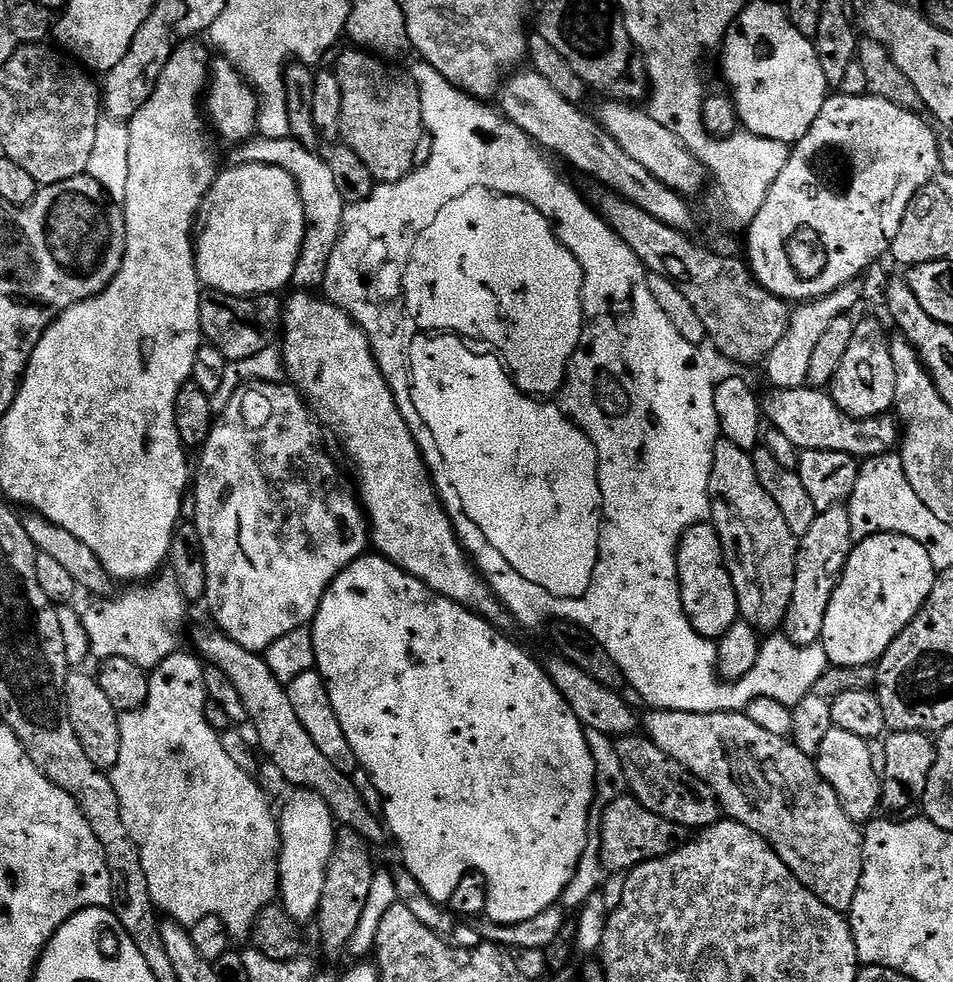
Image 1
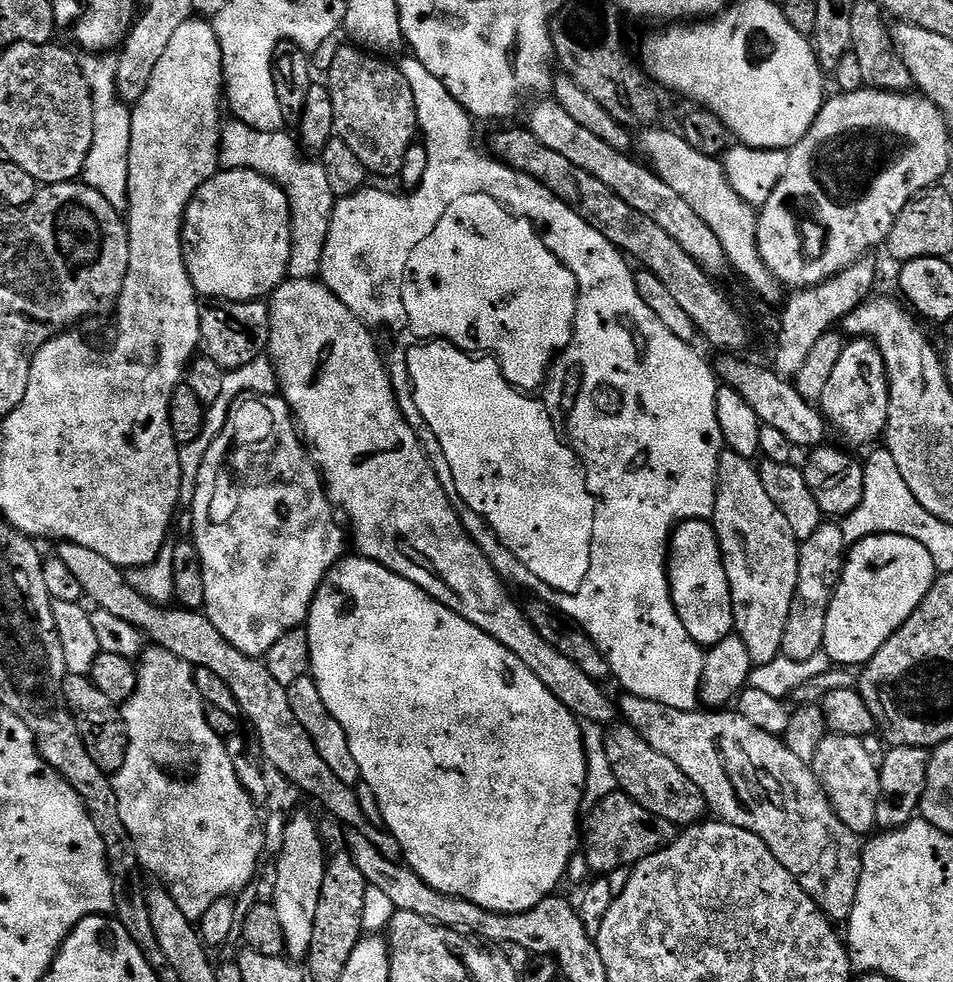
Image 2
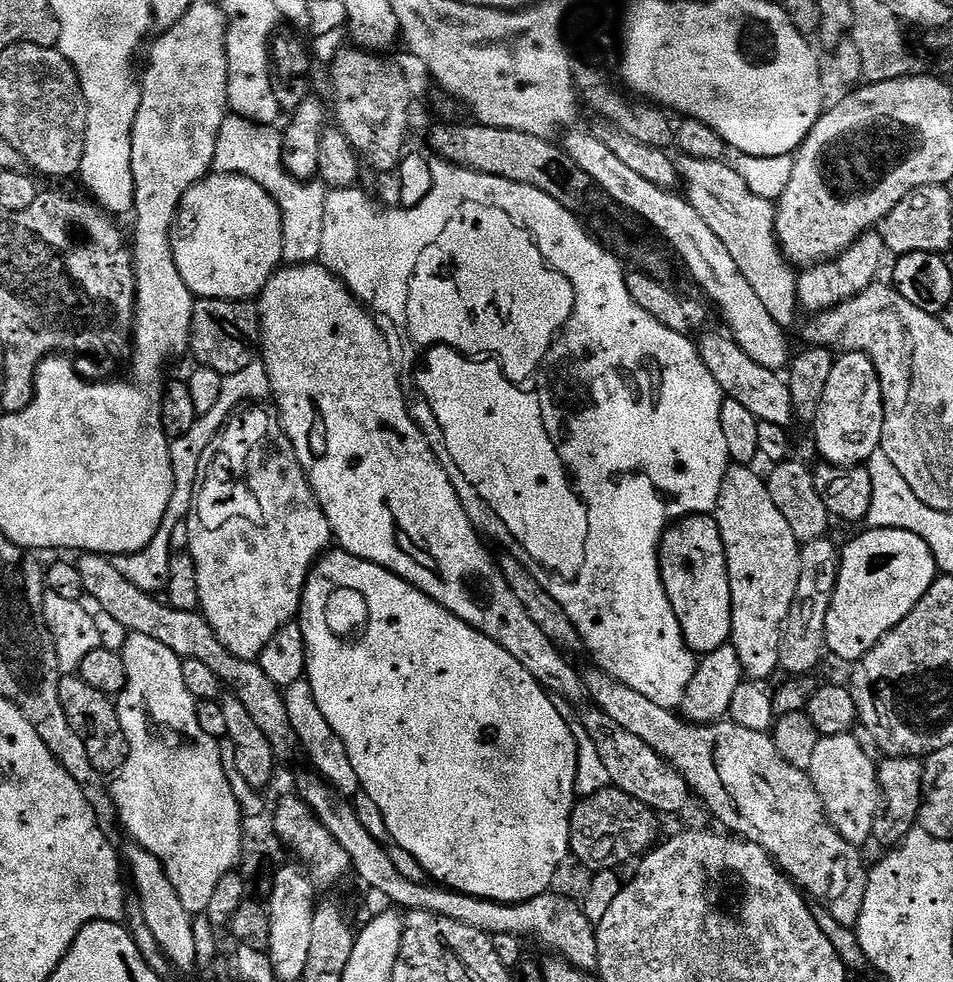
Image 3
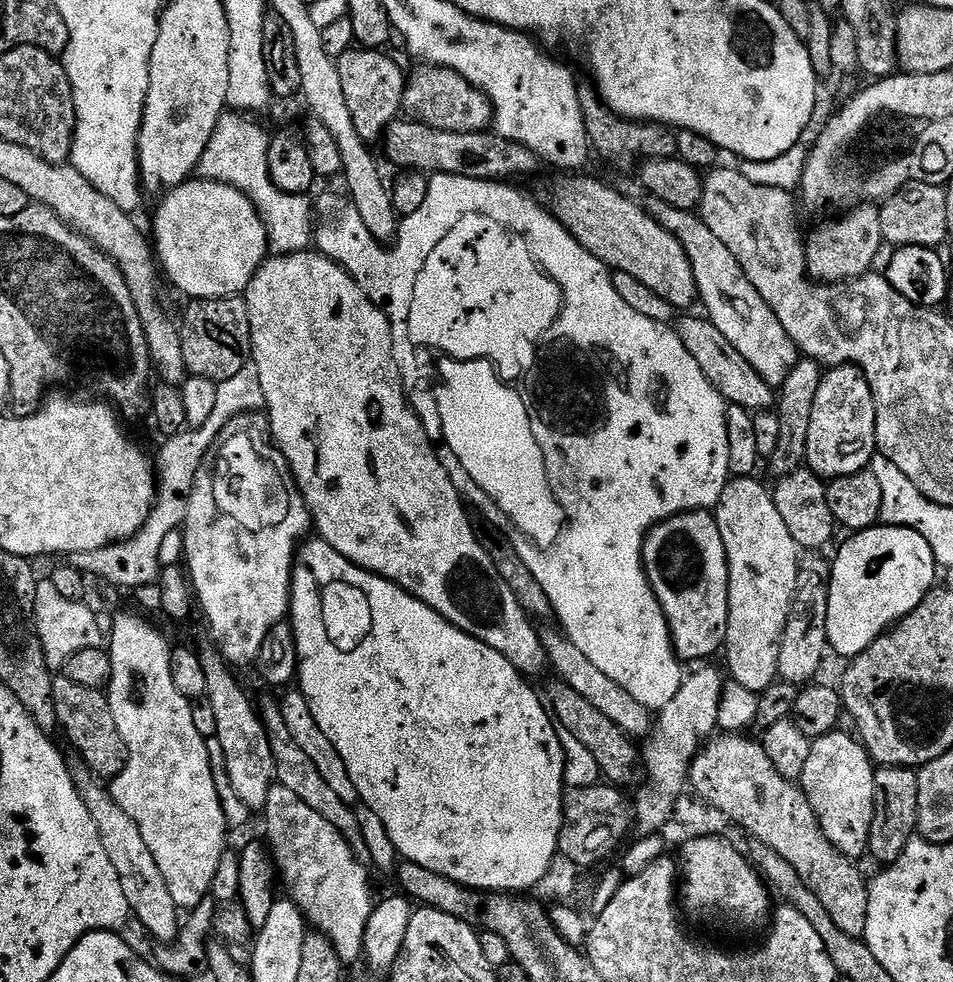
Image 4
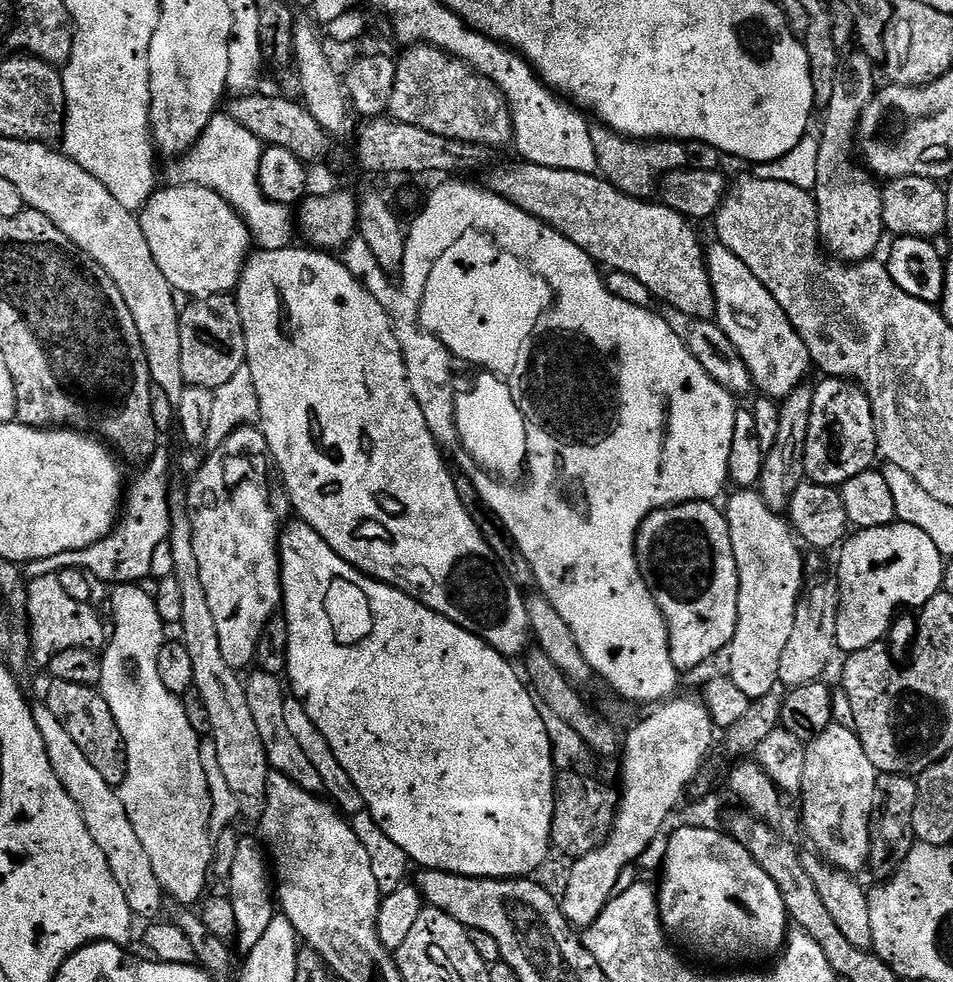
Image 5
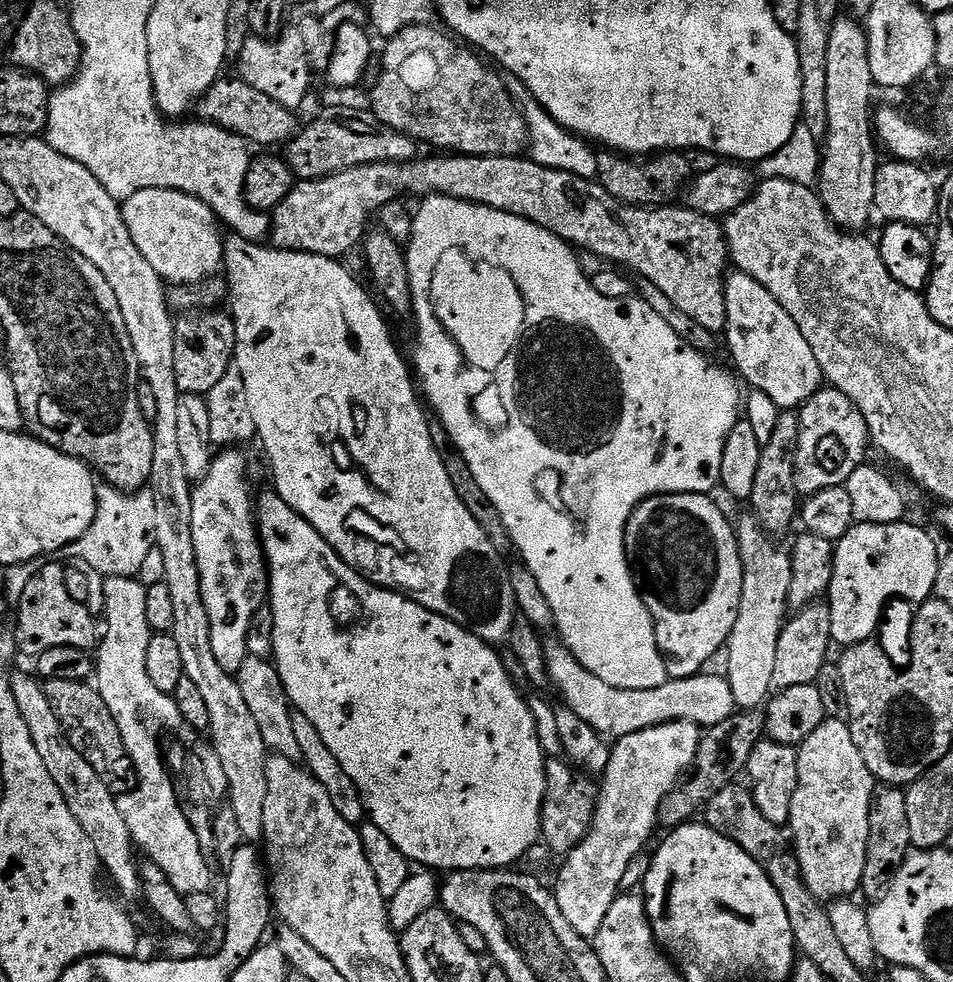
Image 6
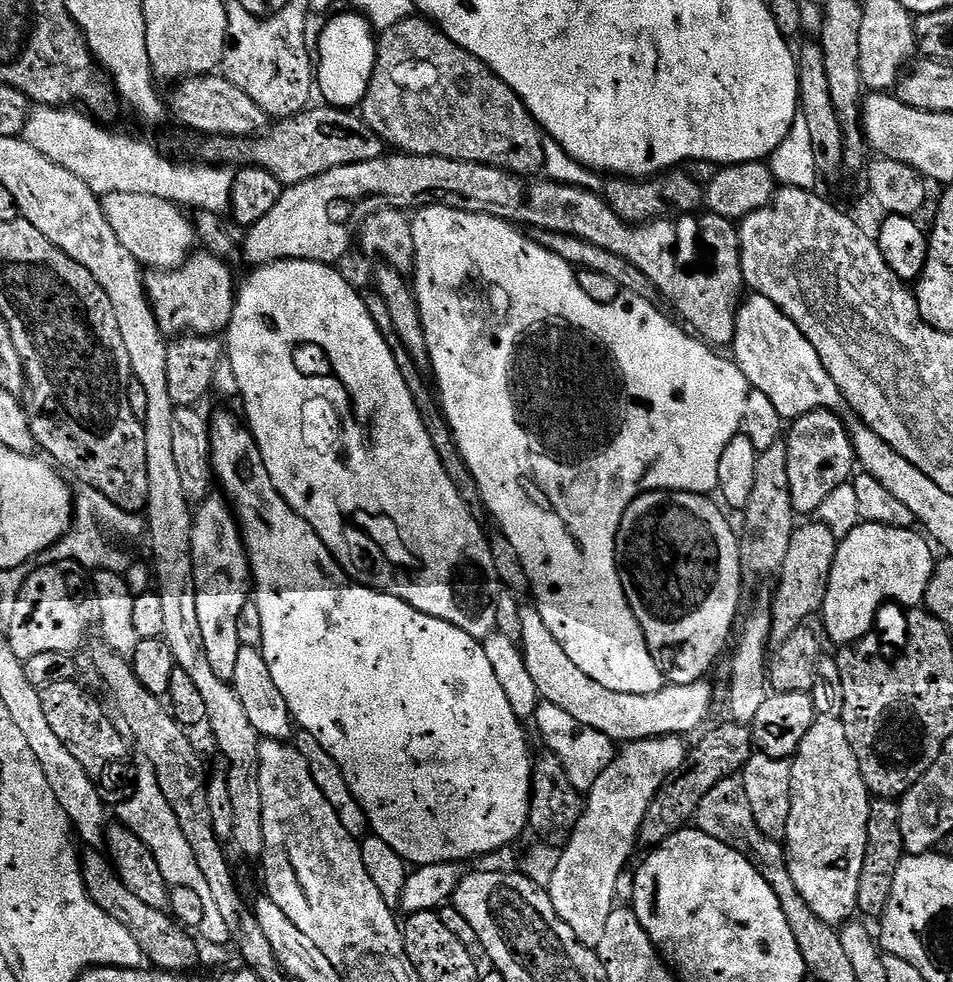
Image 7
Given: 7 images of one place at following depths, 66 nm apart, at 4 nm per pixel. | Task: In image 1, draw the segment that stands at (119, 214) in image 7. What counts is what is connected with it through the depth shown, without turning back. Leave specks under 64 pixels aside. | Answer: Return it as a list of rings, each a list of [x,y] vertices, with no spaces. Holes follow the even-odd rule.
[[[236,164],[217,175],[200,207],[194,229],[196,273],[205,289],[264,298],[292,283],[308,219],[298,186],[286,170]]]

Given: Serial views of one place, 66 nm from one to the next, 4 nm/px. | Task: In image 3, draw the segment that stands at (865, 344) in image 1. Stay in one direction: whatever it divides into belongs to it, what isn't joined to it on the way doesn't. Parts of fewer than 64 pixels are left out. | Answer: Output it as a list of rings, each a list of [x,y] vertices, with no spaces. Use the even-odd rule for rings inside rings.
[[[845,352],[835,357],[830,378],[826,381],[825,390],[814,411],[814,417],[816,417],[816,425],[812,428],[812,436],[816,439],[816,452],[823,463],[834,464],[839,469],[867,465],[868,459],[880,446],[884,399],[878,370],[874,370],[874,362],[865,352]]]

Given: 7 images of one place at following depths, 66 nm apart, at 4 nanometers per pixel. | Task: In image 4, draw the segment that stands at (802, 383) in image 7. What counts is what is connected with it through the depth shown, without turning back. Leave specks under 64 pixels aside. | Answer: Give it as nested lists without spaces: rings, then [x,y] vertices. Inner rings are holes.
[[[649,199],[646,204],[648,215],[655,218],[658,223],[670,234],[682,242],[686,254],[690,258],[690,266],[694,270],[694,282],[698,293],[699,303],[704,303],[703,311],[706,319],[730,341],[730,346],[766,378],[766,382],[773,386],[780,386],[786,382],[788,372],[798,361],[798,353],[790,334],[782,330],[782,322],[774,318],[774,310],[766,306],[762,294],[754,290],[752,283],[746,278],[746,270],[730,254],[730,250],[706,226],[695,211],[678,210],[661,200]]]

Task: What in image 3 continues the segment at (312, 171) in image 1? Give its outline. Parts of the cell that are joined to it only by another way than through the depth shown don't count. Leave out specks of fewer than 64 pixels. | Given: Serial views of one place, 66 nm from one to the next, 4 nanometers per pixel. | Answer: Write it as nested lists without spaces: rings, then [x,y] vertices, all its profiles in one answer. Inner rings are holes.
[[[231,114],[225,116],[222,122],[222,130],[218,134],[218,146],[216,147],[212,166],[216,172],[245,176],[254,182],[258,182],[258,186],[262,186],[262,190],[266,190],[266,194],[270,194],[270,198],[274,198],[274,202],[282,216],[283,263],[285,265],[314,264],[319,261],[322,248],[322,214],[326,202],[326,189],[319,182],[295,180],[284,169],[282,166],[282,132],[279,127],[271,124],[255,124],[254,121],[241,116]]]

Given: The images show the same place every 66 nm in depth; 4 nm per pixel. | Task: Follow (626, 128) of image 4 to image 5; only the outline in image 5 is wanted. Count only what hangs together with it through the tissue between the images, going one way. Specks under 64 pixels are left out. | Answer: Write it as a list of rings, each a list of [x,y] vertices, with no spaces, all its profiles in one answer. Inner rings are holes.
[[[599,122],[593,123],[589,132],[590,139],[594,142],[597,173],[627,196],[651,197],[648,195],[657,191],[666,174],[688,167],[686,150],[679,140],[633,140]]]

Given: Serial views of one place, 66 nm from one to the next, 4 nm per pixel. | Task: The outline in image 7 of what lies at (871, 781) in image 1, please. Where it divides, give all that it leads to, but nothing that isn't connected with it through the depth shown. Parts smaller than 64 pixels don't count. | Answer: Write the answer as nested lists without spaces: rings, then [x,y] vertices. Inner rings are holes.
[[[817,715],[790,763],[790,822],[784,835],[790,878],[794,878],[798,894],[806,898],[806,906],[822,922],[840,926],[858,912],[858,882],[862,878],[862,862],[866,862],[868,819],[872,809],[858,758],[854,758],[850,738],[846,738],[844,721],[840,717]]]

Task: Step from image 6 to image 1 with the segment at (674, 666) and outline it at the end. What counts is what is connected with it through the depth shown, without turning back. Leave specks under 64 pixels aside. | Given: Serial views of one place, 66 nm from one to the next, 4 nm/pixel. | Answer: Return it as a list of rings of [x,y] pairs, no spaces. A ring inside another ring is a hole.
[[[710,522],[690,526],[680,539],[676,551],[676,577],[680,579],[680,597],[684,613],[698,634],[716,642],[726,635],[730,626],[738,622],[740,607],[734,590],[734,582],[724,563],[722,542],[716,533],[716,527]]]

